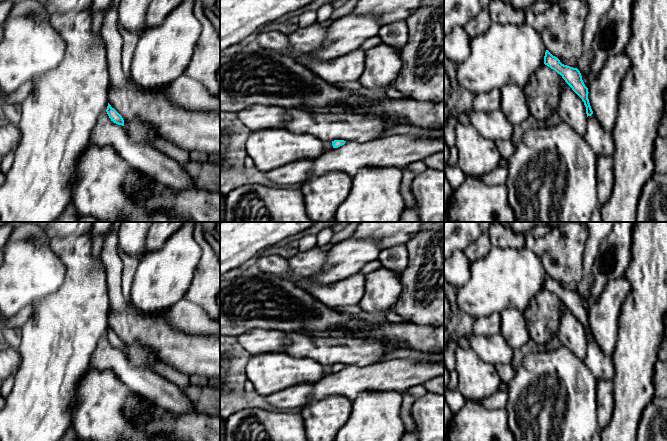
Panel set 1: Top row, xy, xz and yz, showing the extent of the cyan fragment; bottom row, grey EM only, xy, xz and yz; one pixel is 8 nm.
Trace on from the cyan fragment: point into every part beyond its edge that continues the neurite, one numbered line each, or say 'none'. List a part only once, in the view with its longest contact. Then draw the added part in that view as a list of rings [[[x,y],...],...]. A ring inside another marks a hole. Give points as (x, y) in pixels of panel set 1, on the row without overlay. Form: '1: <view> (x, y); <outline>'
none

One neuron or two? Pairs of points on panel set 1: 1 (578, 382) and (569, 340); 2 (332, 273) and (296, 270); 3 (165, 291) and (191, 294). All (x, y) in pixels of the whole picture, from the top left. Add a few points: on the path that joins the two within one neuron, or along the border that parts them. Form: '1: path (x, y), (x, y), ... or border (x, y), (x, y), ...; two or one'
1: border (562, 345), (582, 360); two
2: border (327, 253), (323, 267), (317, 273), (308, 276); two
3: border (195, 271), (190, 286), (183, 298); two

